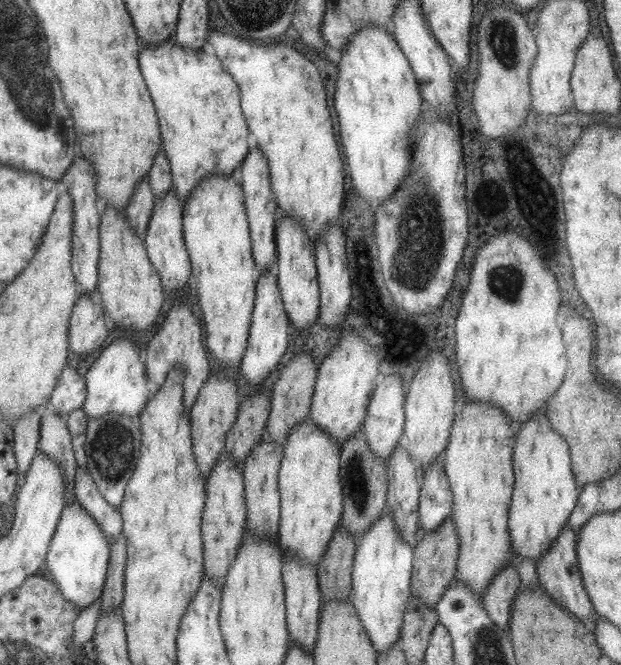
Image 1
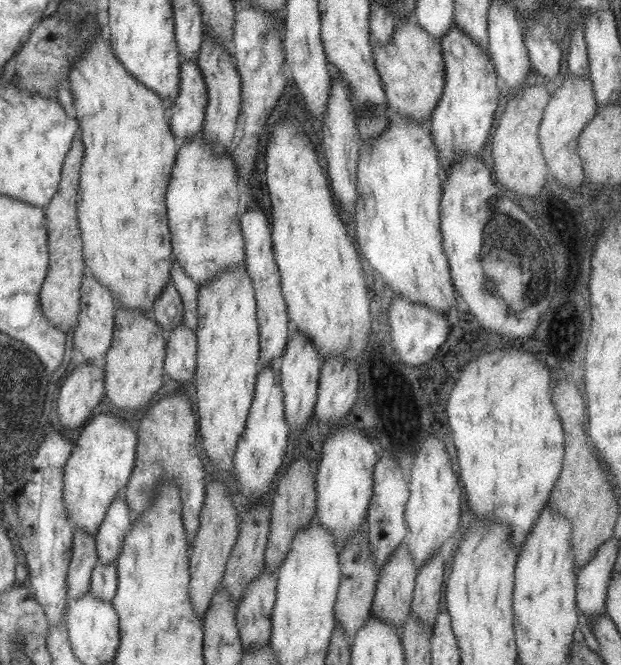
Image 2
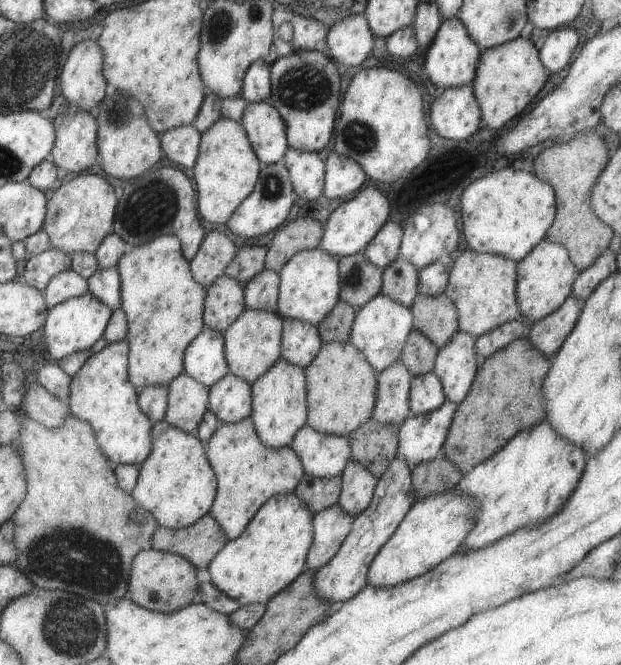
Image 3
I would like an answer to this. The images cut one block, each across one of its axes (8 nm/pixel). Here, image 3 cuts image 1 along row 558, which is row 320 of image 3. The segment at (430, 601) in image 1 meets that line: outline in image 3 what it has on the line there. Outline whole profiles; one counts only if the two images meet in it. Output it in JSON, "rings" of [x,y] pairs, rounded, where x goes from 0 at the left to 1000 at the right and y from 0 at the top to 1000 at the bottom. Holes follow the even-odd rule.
{"rings":[[[713,439],[705,444],[671,441],[660,460],[663,493],[709,525],[738,498],[733,459]]]}

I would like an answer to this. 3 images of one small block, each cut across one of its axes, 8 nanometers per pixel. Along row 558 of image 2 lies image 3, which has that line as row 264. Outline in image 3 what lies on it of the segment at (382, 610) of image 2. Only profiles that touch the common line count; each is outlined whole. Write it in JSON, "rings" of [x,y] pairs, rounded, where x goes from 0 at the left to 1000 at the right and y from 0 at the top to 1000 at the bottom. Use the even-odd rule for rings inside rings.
{"rings":[[[639,386],[615,403],[612,439],[660,462],[673,441],[673,406],[649,386]]]}

